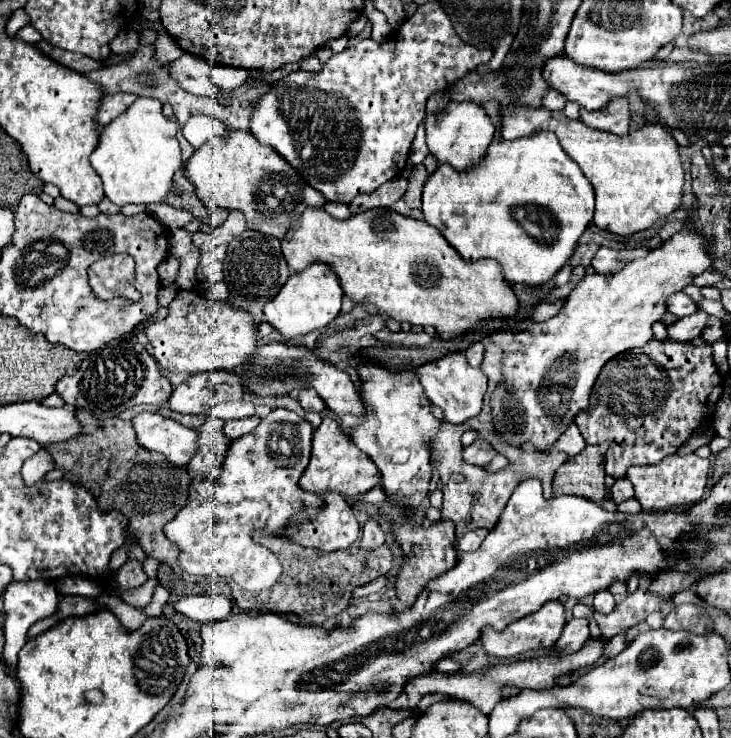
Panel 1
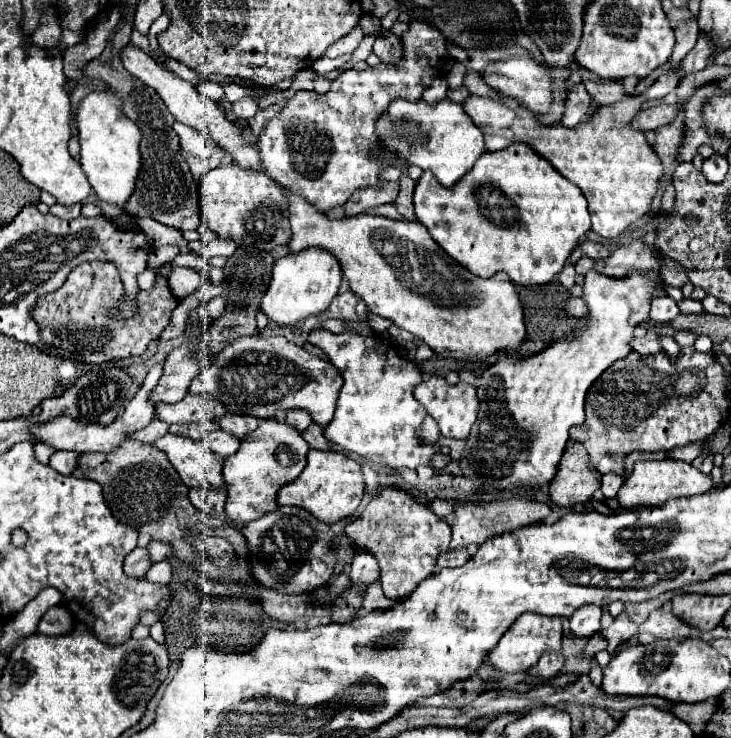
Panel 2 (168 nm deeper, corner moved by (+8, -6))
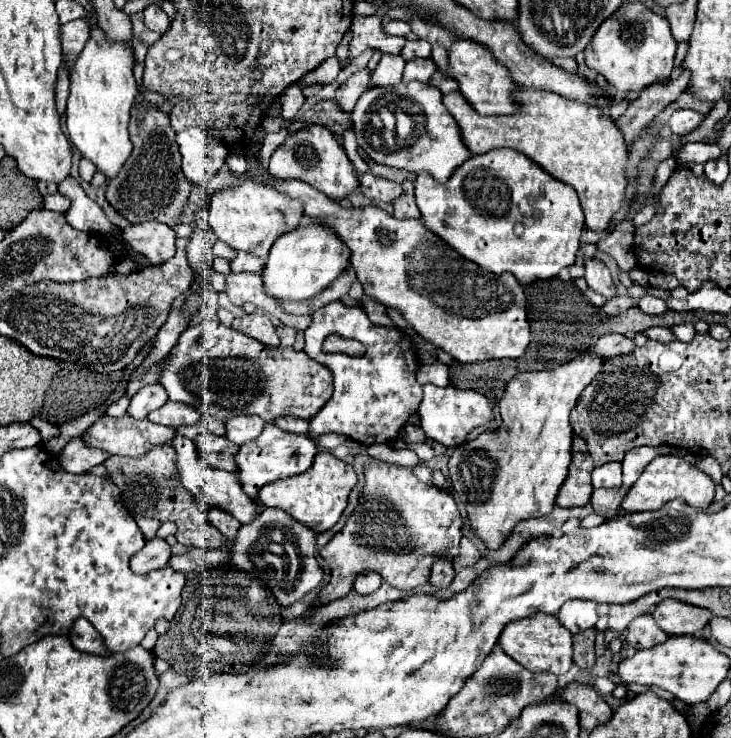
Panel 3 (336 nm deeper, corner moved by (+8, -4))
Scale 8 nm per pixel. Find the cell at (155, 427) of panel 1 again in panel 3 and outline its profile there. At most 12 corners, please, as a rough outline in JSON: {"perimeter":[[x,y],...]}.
{"perimeter":[[185,436],[177,452],[183,486],[203,504],[249,524],[259,506],[249,502],[235,472],[205,466]]}

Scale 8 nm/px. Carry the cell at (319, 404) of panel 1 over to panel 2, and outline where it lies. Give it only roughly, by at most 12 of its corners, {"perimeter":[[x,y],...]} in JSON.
{"perimeter":[[289,410],[285,422],[303,432],[313,420],[305,410]]}

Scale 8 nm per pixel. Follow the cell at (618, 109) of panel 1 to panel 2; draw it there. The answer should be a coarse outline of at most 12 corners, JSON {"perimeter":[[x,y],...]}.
{"perimeter":[[677,106],[641,110],[631,126],[647,132],[671,124]]}

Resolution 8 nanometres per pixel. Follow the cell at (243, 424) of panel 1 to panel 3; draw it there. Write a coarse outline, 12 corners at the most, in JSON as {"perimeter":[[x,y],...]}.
{"perimeter":[[199,434],[203,464],[235,472],[237,444],[225,436]]}

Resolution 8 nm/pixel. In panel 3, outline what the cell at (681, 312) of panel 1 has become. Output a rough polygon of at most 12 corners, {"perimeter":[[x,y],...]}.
{"perimeter":[[643,296],[639,300],[639,308],[645,314],[657,316],[655,306],[665,308],[667,302],[653,296]]}

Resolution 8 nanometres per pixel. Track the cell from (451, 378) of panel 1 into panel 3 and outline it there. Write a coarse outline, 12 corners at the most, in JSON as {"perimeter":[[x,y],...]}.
{"perimeter":[[425,384],[421,428],[447,448],[493,418],[477,390]]}

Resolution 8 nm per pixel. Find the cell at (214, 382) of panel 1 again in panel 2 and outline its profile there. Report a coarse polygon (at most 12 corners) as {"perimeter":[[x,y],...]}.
{"perimeter":[[187,394],[177,404],[157,404],[155,416],[167,424],[215,420],[225,406]]}

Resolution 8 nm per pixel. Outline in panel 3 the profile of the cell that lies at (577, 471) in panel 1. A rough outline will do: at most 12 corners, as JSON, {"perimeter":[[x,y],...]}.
{"perimeter":[[573,450],[557,506],[585,506],[593,492],[589,454]]}

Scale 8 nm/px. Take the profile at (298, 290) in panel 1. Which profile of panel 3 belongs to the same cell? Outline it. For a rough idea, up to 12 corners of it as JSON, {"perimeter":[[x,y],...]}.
{"perimeter":[[303,222],[271,246],[265,294],[311,300],[349,264],[325,226]]}

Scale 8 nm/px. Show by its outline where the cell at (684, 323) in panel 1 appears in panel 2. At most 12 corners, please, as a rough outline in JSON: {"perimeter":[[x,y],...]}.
{"perimeter":[[655,330],[629,342],[631,350],[647,356],[661,350]]}

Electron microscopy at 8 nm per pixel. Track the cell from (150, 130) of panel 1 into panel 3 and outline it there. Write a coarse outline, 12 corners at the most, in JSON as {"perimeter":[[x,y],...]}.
{"perimeter":[[99,28],[71,68],[67,130],[113,180],[133,152],[133,48]]}

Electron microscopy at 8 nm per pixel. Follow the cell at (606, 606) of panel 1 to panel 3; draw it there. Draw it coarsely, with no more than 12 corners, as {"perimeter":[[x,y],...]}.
{"perimeter":[[569,600],[557,618],[571,634],[595,628],[597,604]]}

